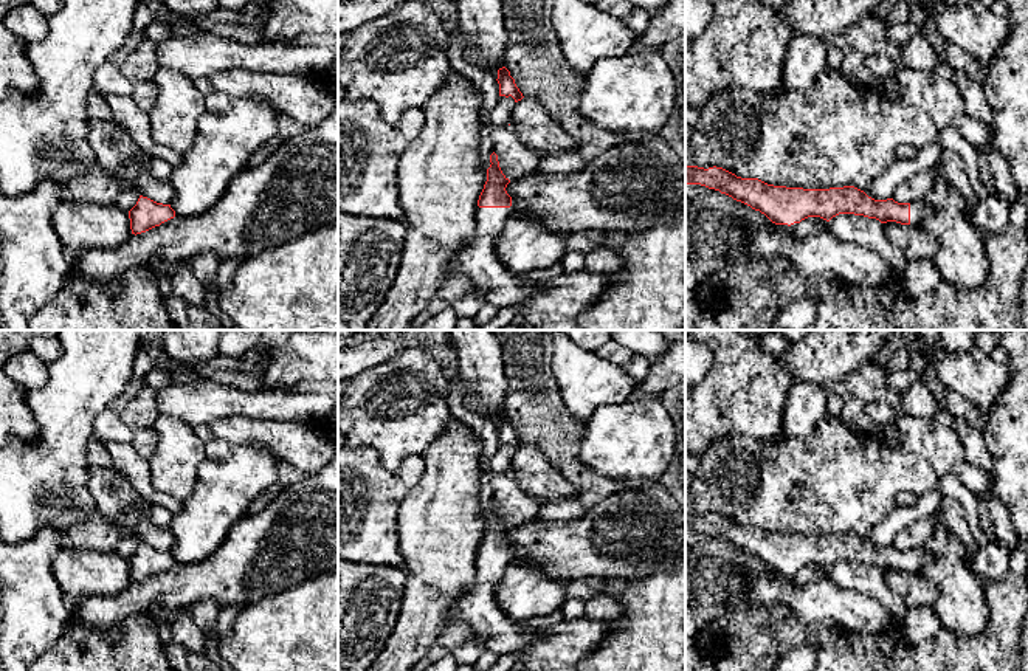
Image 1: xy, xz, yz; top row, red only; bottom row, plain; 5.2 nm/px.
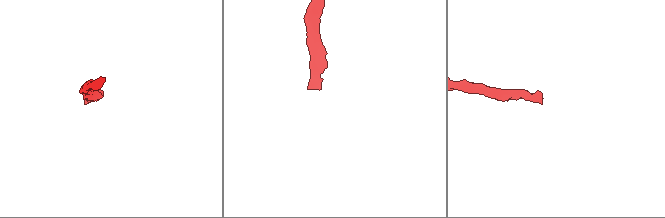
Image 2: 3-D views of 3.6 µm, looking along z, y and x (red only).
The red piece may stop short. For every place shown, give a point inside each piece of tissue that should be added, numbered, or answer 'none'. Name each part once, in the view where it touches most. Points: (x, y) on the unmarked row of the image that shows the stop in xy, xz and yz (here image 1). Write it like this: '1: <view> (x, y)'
1: xz (476, 608)

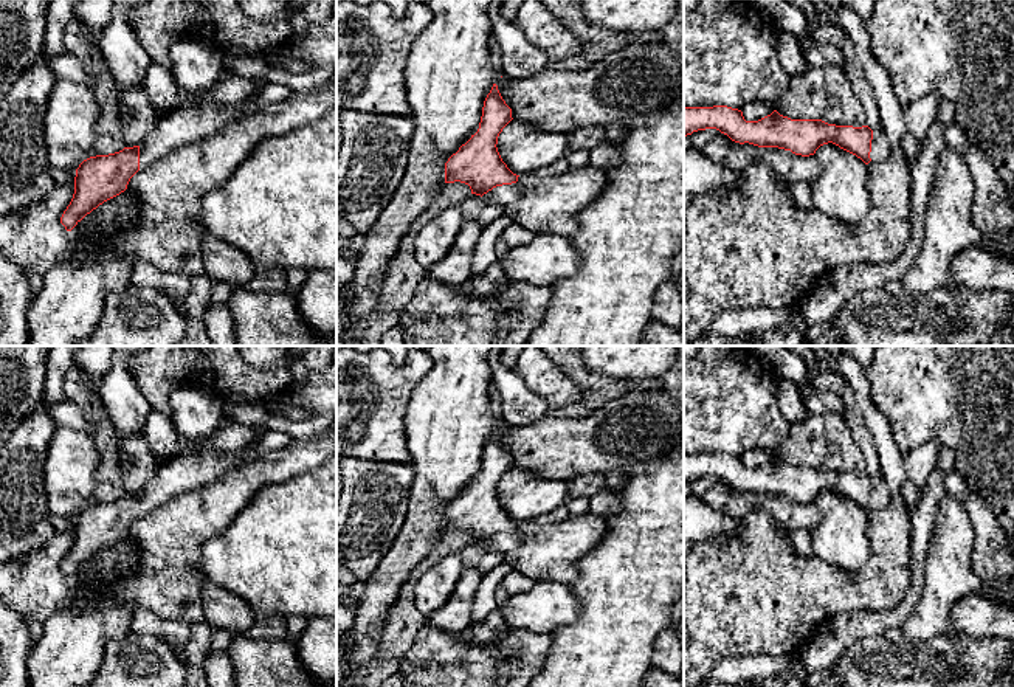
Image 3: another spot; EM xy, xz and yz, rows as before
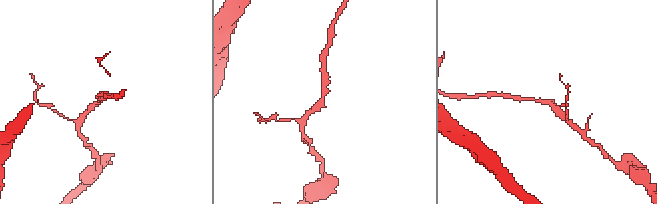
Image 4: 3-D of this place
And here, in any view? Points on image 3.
1: xz (503, 543)

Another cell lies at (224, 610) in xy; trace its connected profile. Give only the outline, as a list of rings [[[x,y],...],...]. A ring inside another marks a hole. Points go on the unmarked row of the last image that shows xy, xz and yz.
[[[206,582],[202,588],[205,620],[216,630],[245,634],[254,623],[253,608],[239,596],[222,586]]]

